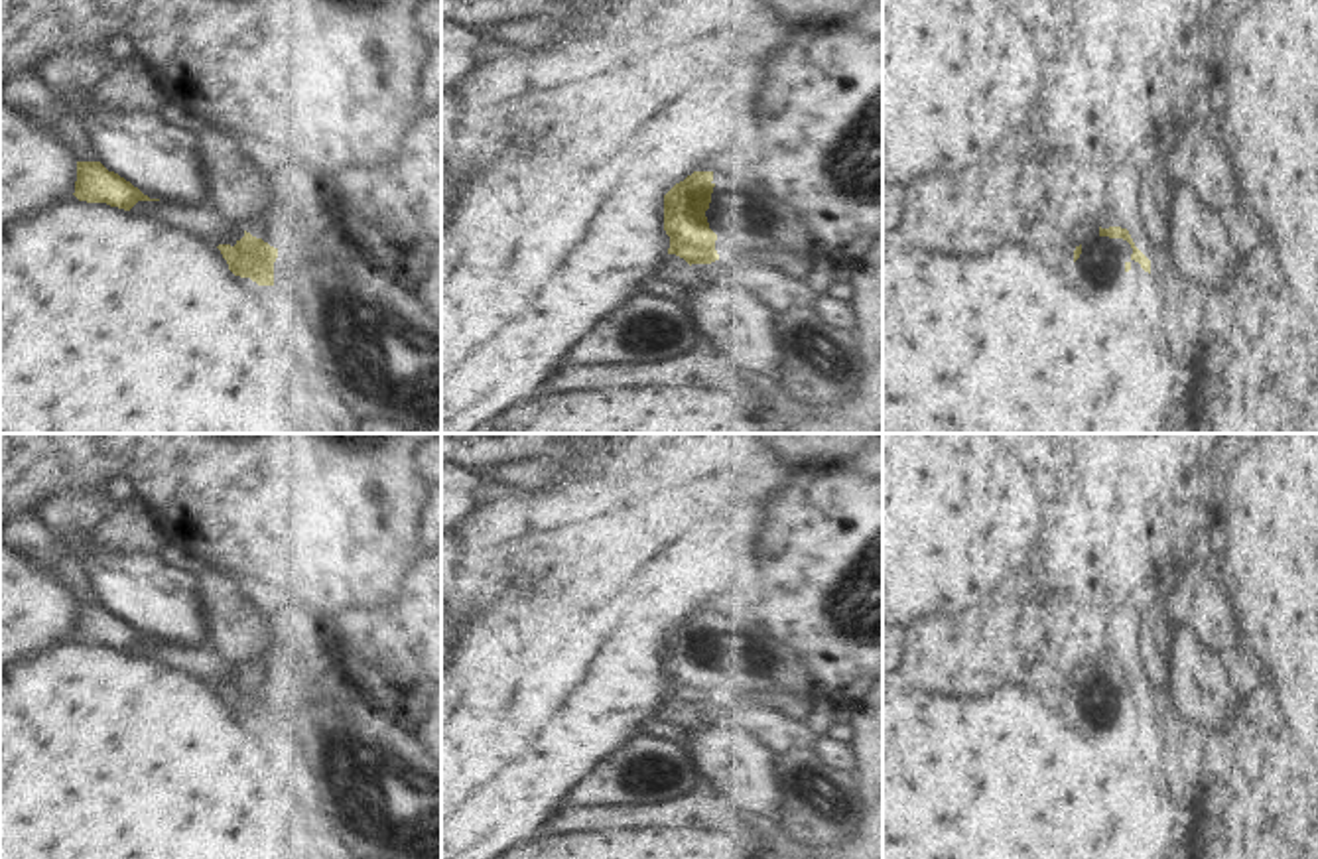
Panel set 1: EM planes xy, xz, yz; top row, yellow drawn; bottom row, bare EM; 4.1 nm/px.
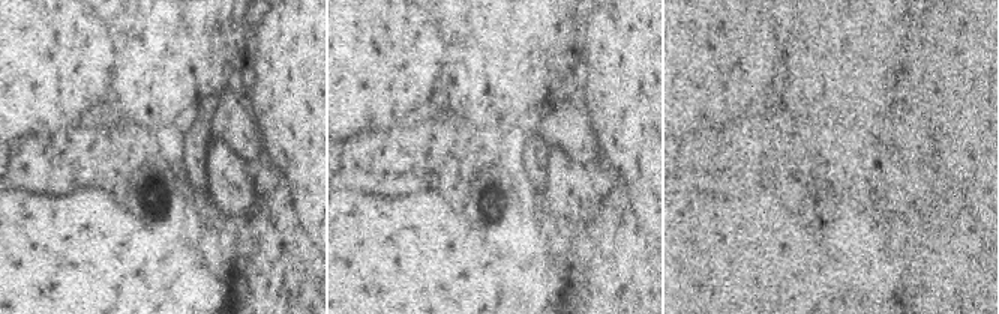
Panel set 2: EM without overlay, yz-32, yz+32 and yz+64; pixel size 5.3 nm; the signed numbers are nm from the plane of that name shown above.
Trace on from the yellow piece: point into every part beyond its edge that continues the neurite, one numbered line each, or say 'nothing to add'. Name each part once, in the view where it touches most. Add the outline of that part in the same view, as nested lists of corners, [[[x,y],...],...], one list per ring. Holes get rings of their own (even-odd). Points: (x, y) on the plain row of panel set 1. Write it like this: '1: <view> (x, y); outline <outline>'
1: yz (1102, 704); outline [[[1099,678],[1082,686],[1076,713],[1109,743],[1125,743],[1135,731],[1151,725],[1151,715],[1131,695],[1127,682]]]

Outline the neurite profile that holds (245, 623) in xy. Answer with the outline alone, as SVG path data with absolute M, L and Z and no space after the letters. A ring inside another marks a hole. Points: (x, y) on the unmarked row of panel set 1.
M268 563L256 583L244 583L225 573L211 573L197 595L205 609L207 644L240 672L262 680L274 690L284 684L317 682L317 642L301 627L305 597L292 563Z

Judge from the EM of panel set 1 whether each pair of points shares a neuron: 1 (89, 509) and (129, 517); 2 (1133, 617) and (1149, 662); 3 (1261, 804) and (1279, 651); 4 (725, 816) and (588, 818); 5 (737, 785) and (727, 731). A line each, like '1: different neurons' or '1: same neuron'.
1: different neurons
2: same neuron
3: different neurons
4: same neuron
5: same neuron

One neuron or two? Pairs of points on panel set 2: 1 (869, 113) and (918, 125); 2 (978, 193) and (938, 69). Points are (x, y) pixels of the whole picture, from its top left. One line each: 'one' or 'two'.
1: two
2: one

